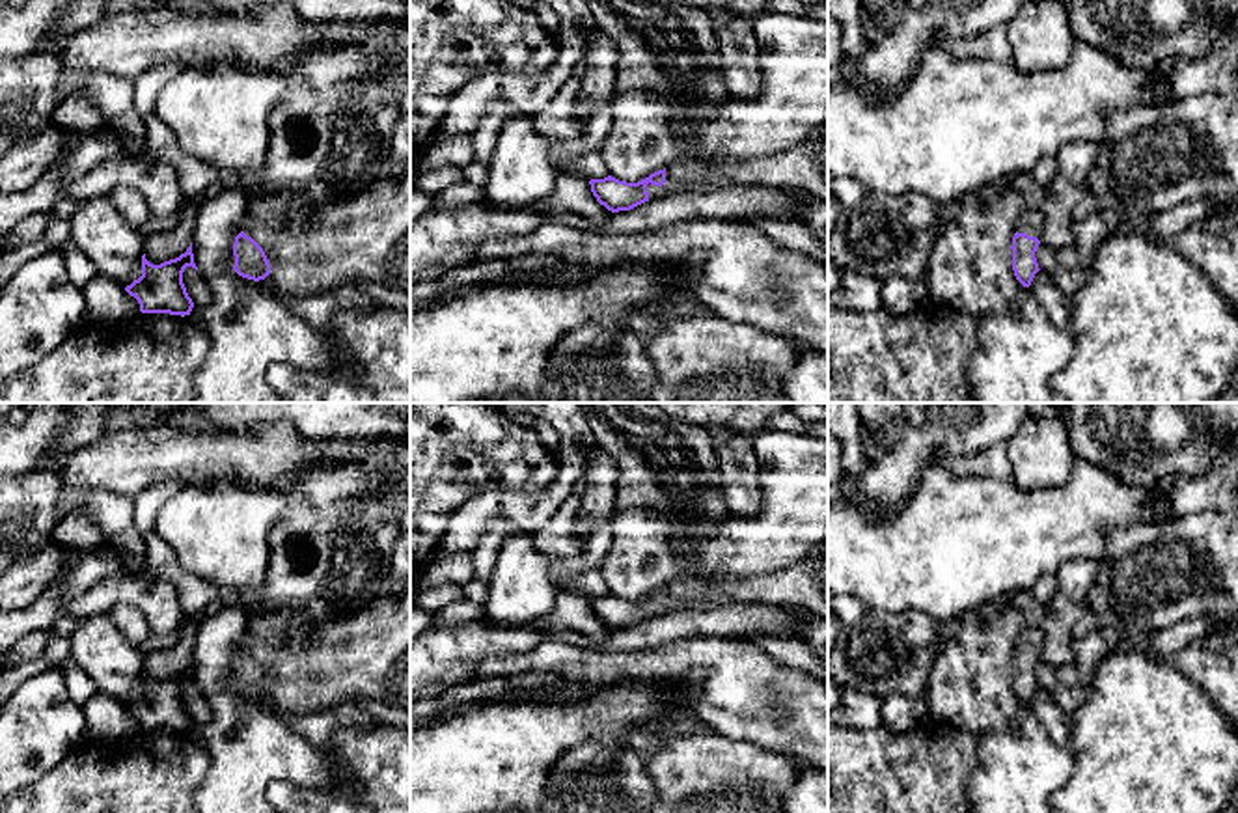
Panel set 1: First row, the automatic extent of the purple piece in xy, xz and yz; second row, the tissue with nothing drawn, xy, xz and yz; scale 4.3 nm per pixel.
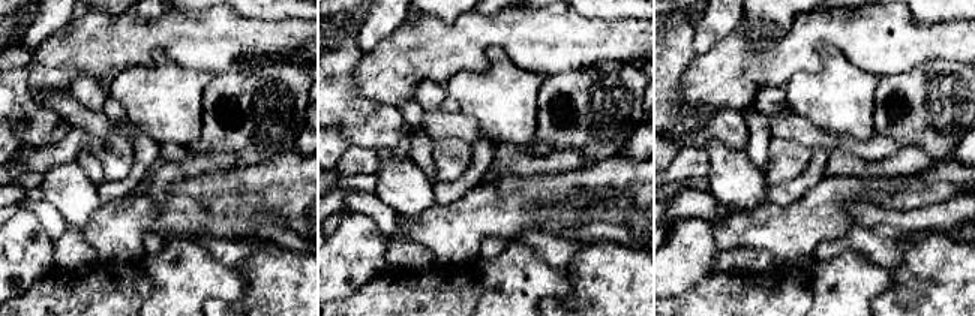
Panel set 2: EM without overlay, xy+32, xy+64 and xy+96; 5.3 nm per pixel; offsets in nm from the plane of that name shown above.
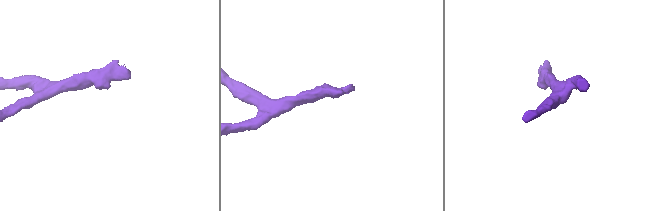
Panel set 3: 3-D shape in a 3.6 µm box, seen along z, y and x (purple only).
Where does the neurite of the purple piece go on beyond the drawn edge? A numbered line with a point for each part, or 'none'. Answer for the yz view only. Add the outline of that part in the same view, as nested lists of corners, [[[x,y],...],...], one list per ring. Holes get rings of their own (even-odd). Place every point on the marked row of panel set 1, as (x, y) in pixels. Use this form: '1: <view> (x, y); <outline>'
1: yz (1030, 222); [[[1025,209],[1020,220],[1016,222],[1016,231],[1039,239],[1042,233],[1042,226],[1044,226],[1042,213]]]

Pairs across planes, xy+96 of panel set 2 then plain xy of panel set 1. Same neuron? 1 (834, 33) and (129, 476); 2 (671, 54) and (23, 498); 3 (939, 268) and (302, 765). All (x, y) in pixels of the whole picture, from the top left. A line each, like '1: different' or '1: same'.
1: same
2: same
3: different

